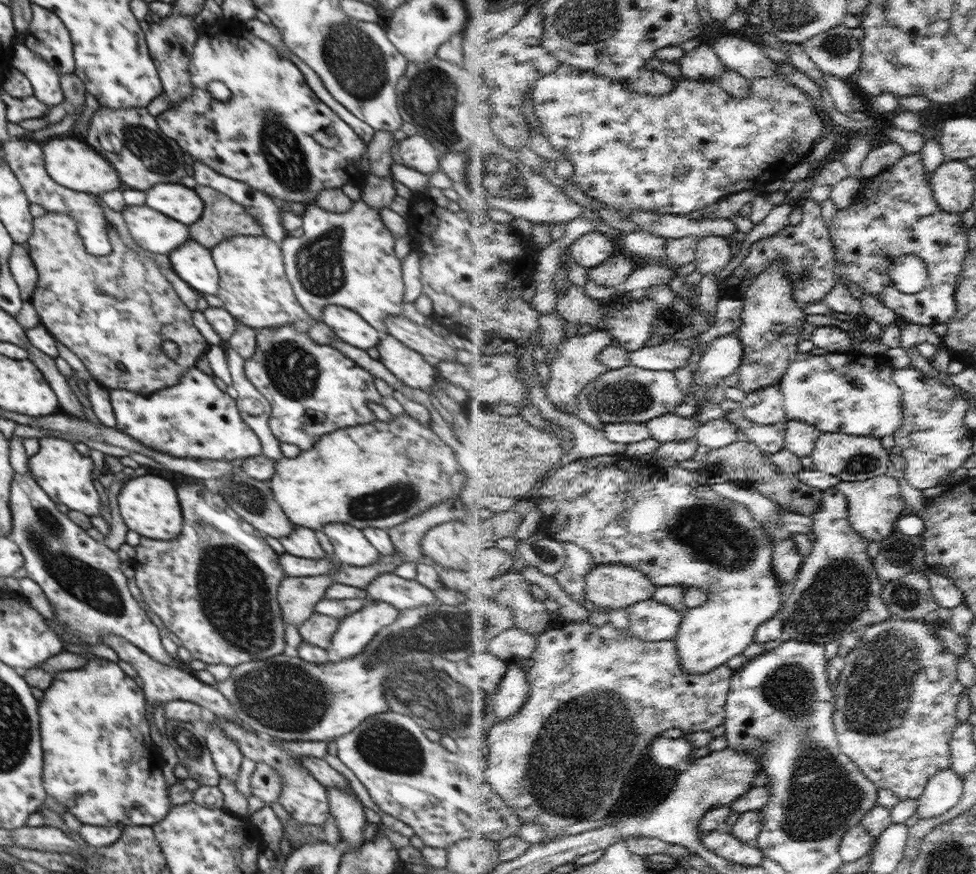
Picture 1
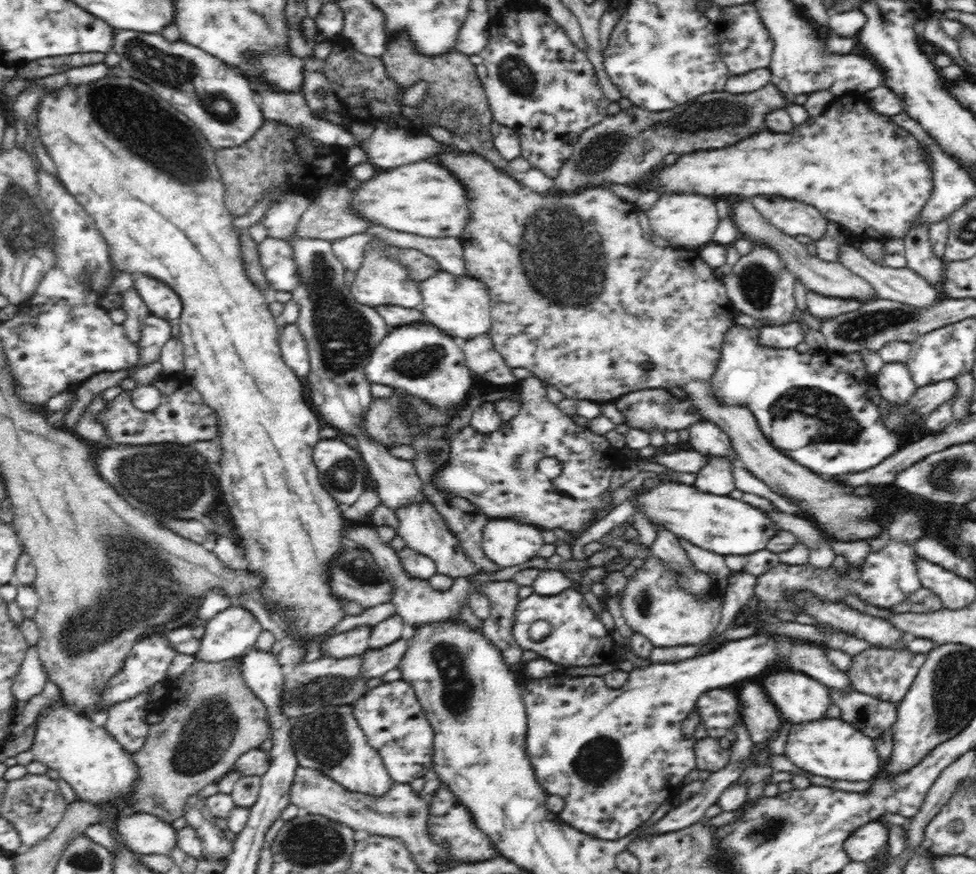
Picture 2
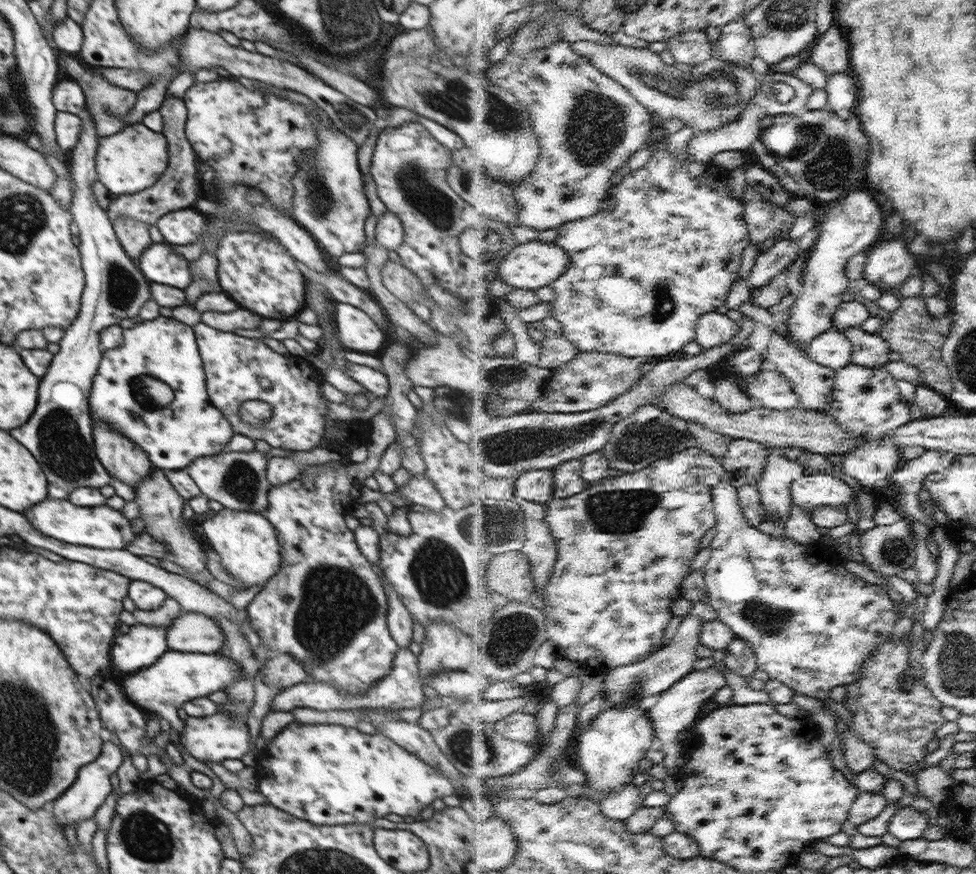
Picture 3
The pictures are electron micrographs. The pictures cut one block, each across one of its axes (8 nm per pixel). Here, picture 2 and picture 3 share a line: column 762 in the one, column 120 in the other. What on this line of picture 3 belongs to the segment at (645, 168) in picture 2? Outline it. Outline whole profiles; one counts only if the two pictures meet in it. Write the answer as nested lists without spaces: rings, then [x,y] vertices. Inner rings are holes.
[[[62,57],[59,59],[59,66],[66,70],[66,74],[75,81],[82,90],[86,97],[86,108],[93,116],[99,137],[112,137],[117,132],[120,132],[127,124],[125,116],[132,110],[134,103],[137,101],[137,93],[132,92],[130,89],[124,87],[114,86],[108,80],[96,76],[90,72],[88,68],[84,68],[72,57]]]

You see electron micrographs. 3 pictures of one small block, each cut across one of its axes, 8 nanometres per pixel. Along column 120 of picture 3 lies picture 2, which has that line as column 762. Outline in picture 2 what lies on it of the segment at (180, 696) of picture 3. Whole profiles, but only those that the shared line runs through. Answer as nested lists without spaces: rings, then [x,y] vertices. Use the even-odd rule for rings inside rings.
[[[776,672],[762,682],[779,715],[794,724],[817,721],[826,716],[830,688],[803,672]]]

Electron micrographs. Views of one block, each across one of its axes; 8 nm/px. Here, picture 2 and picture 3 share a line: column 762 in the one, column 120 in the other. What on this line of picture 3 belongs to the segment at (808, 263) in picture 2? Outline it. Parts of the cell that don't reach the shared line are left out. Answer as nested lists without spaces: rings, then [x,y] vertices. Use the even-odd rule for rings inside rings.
[[[119,216],[113,221],[113,229],[126,254],[135,262],[138,262],[141,254],[153,242],[148,233],[148,224],[138,222],[127,216]]]

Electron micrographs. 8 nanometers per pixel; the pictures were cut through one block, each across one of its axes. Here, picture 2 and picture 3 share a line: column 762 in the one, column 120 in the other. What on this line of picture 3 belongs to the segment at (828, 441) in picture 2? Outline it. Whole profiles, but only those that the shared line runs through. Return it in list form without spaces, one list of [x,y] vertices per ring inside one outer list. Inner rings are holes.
[[[160,315],[129,329],[124,328],[123,337],[124,342],[120,346],[103,351],[100,366],[93,378],[89,396],[89,411],[93,420],[107,422],[135,442],[148,455],[151,464],[159,469],[185,469],[195,458],[224,451],[235,432],[230,421],[211,403],[207,393],[194,329],[174,317]]]

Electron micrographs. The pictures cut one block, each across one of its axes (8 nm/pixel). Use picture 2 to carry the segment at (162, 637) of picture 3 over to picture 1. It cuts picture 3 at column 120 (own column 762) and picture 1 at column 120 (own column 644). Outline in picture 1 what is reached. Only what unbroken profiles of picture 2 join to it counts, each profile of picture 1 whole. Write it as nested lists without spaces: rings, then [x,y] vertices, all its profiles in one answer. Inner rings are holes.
[[[97,657],[93,660],[87,660],[86,664],[76,670],[64,670],[54,674],[51,685],[44,690],[44,700],[40,701],[40,742],[42,742],[42,750],[44,754],[42,762],[44,762],[43,785],[48,795],[56,798],[62,806],[66,806],[83,825],[94,826],[117,826],[121,822],[124,827],[127,826],[152,826],[160,822],[168,811],[172,808],[170,799],[168,799],[169,789],[166,787],[166,781],[162,776],[164,762],[160,755],[159,748],[155,745],[150,737],[150,727],[146,719],[144,691],[136,684],[133,678],[126,675],[118,663],[108,661]]]

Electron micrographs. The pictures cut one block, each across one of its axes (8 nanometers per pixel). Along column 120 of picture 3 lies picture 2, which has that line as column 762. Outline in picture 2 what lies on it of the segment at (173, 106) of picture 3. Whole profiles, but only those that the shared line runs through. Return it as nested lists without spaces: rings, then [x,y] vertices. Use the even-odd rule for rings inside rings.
[[[756,195],[750,199],[770,224],[788,236],[810,236],[814,242],[826,234],[828,221],[814,205],[775,195]]]

